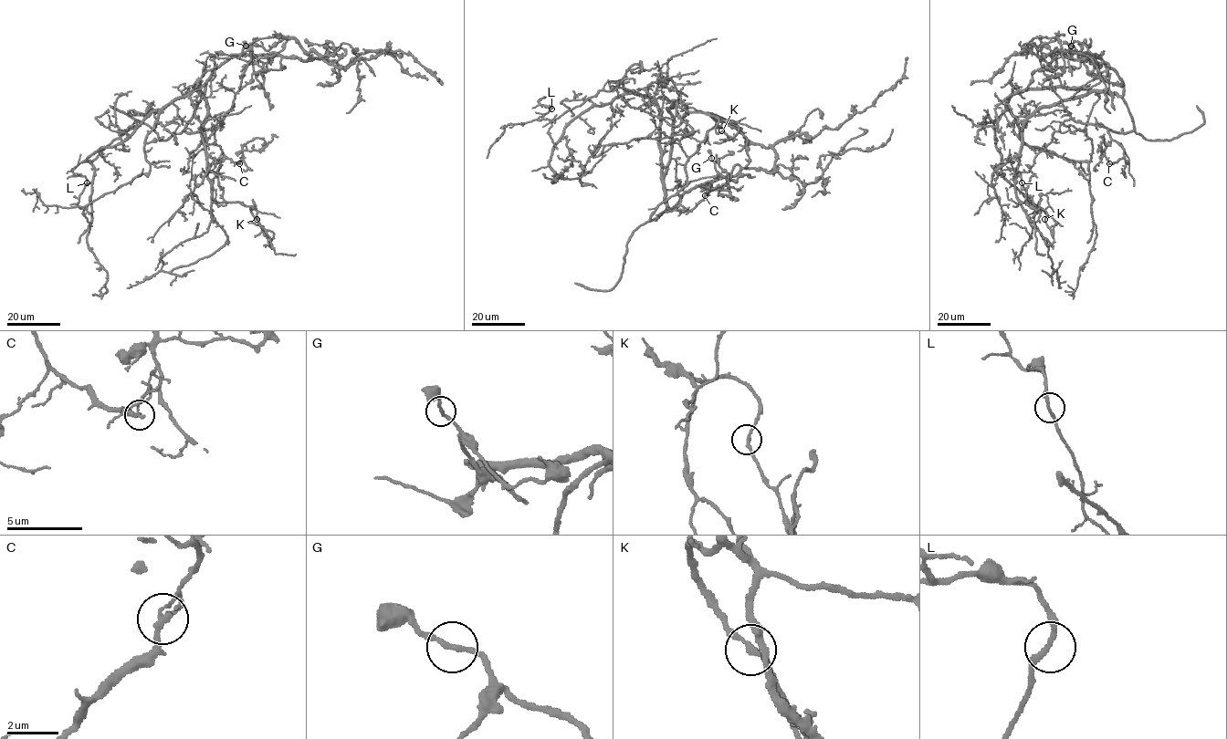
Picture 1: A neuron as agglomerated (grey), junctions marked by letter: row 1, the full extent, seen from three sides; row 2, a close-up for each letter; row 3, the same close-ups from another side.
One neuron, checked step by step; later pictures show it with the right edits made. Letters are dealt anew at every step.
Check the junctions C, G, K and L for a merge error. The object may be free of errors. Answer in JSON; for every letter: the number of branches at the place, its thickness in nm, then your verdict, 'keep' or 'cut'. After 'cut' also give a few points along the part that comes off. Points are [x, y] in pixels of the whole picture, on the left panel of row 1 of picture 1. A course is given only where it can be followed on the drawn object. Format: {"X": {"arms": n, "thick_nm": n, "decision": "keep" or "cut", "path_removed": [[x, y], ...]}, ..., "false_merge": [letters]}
{"C": {"arms": 2, "thick_nm": 190, "decision": "cut", "path_removed": [[239, 163], [243, 156], [247, 169], [218, 168], [220, 175]]}, "G": {"arms": 2, "thick_nm": 190, "decision": "keep"}, "K": {"arms": 2, "thick_nm": 200, "decision": "keep"}, "L": {"arms": 2, "thick_nm": 200, "decision": "keep"}, "false_merge": ["C"]}

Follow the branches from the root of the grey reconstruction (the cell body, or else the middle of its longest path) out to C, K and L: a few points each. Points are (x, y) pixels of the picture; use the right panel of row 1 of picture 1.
C: (1081, 89), (1116, 92), (1130, 116), (1132, 130), (1108, 130), (1123, 147), (1124, 155), (1108, 163)
K: (1081, 89), (1090, 91), (1041, 106), (1023, 126), (1013, 179), (1016, 197), (1033, 208), (1043, 209), (1044, 219)
L: (1081, 89), (1026, 88), (1009, 98), (994, 123), (996, 149), (1004, 177), (1032, 206), (1022, 182)

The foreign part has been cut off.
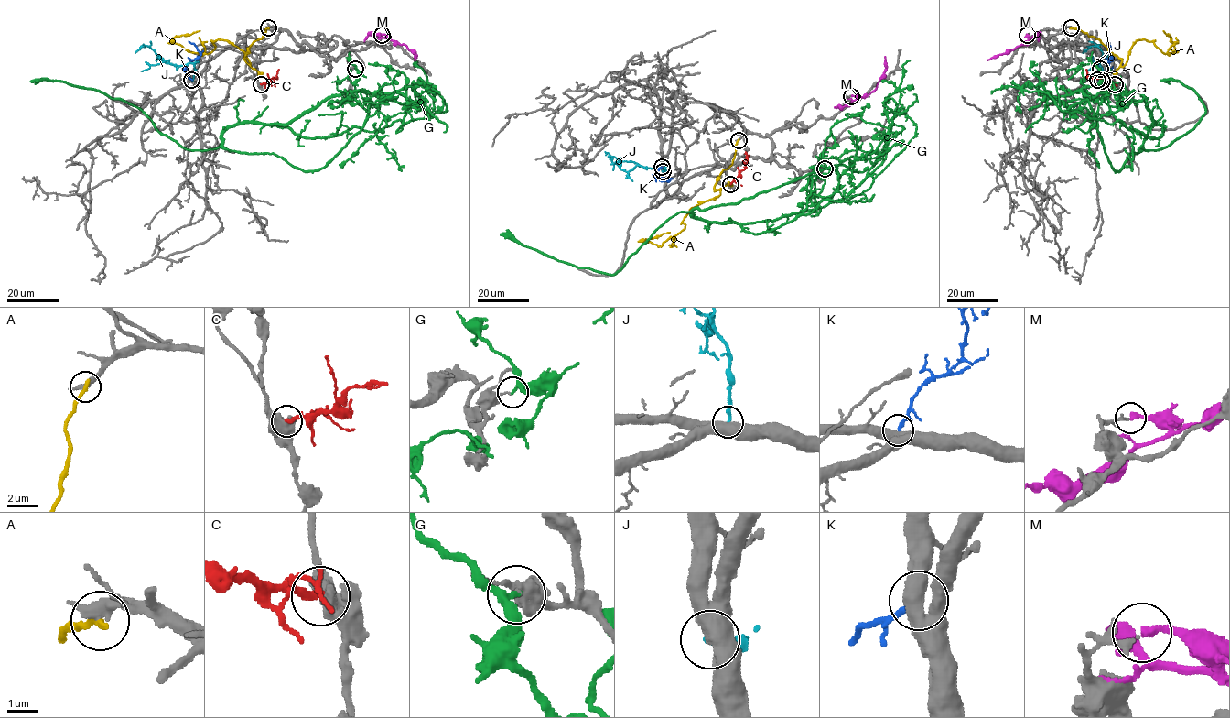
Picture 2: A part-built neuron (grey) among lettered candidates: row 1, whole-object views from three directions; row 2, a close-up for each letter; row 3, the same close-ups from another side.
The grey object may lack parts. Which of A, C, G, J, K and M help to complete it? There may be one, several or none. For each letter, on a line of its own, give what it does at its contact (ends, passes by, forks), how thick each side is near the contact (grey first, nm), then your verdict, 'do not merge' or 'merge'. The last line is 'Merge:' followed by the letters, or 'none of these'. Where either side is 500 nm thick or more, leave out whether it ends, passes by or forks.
A: it ends there; 460 nm thick on the grey side, 280 nm on the other; do not merge
C: 550 nm thick on the grey side, 280 nm on the other; do not merge
G: it passes by; 100 nm thick on the grey side, 240 nm on the other; do not merge
J: 600 nm thick on the grey side, 260 nm on the other; do not merge
K: 600 nm thick on the grey side, 220 nm on the other; do not merge
M: it ends there; 150 nm thick on the grey side, 280 nm on the other; do not merge
Merge: none of these

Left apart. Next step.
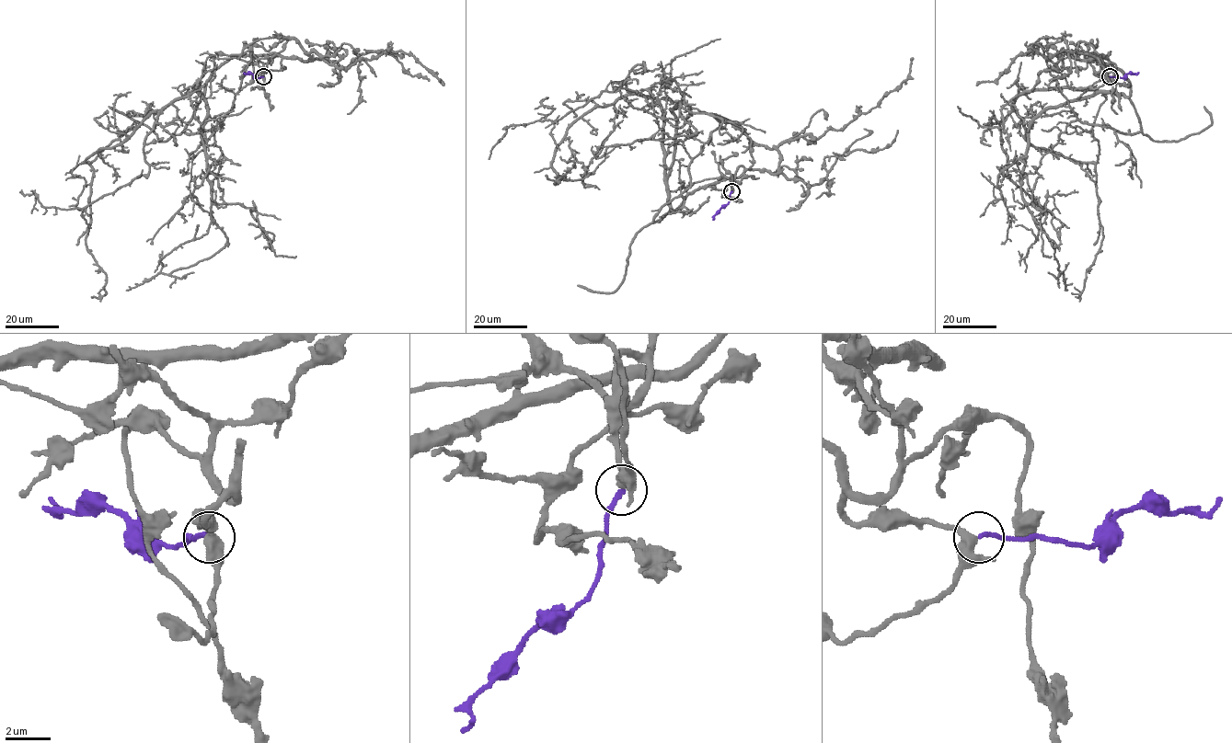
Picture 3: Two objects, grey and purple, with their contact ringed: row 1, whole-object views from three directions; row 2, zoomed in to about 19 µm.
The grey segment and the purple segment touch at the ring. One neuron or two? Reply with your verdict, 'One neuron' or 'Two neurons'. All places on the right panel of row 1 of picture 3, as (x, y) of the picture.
One neuron

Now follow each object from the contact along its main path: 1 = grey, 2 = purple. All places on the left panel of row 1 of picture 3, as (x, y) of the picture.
1: (262, 76), (274, 53), (224, 62), (203, 96), (194, 88), (83, 162), (100, 296), (102, 287)
2: (262, 76), (255, 77), (244, 72)

